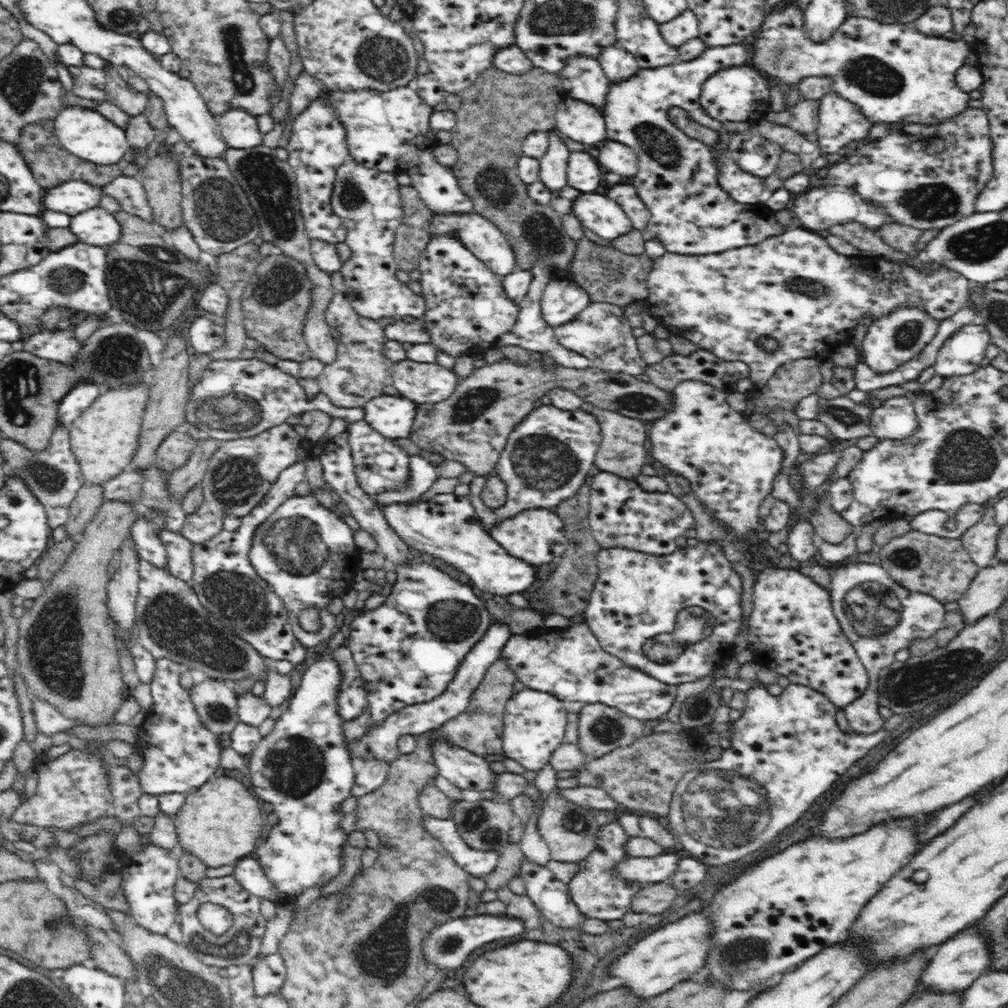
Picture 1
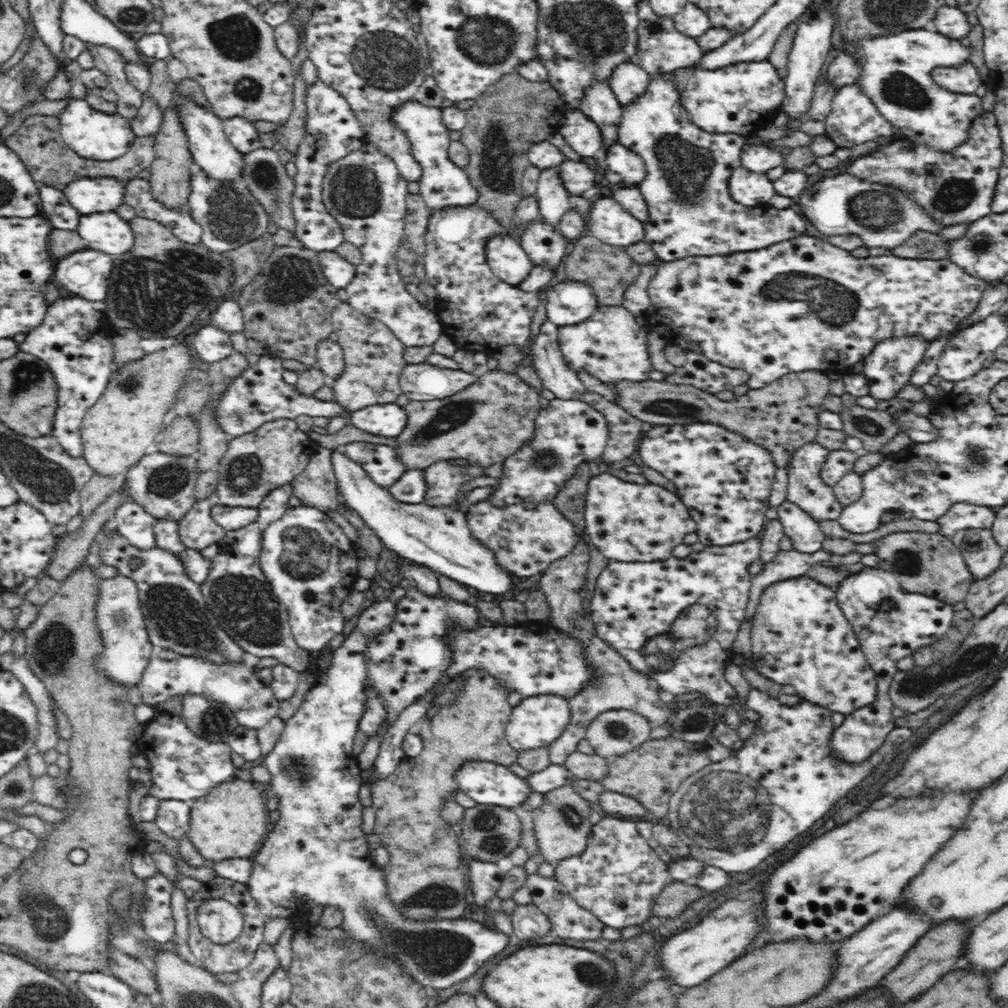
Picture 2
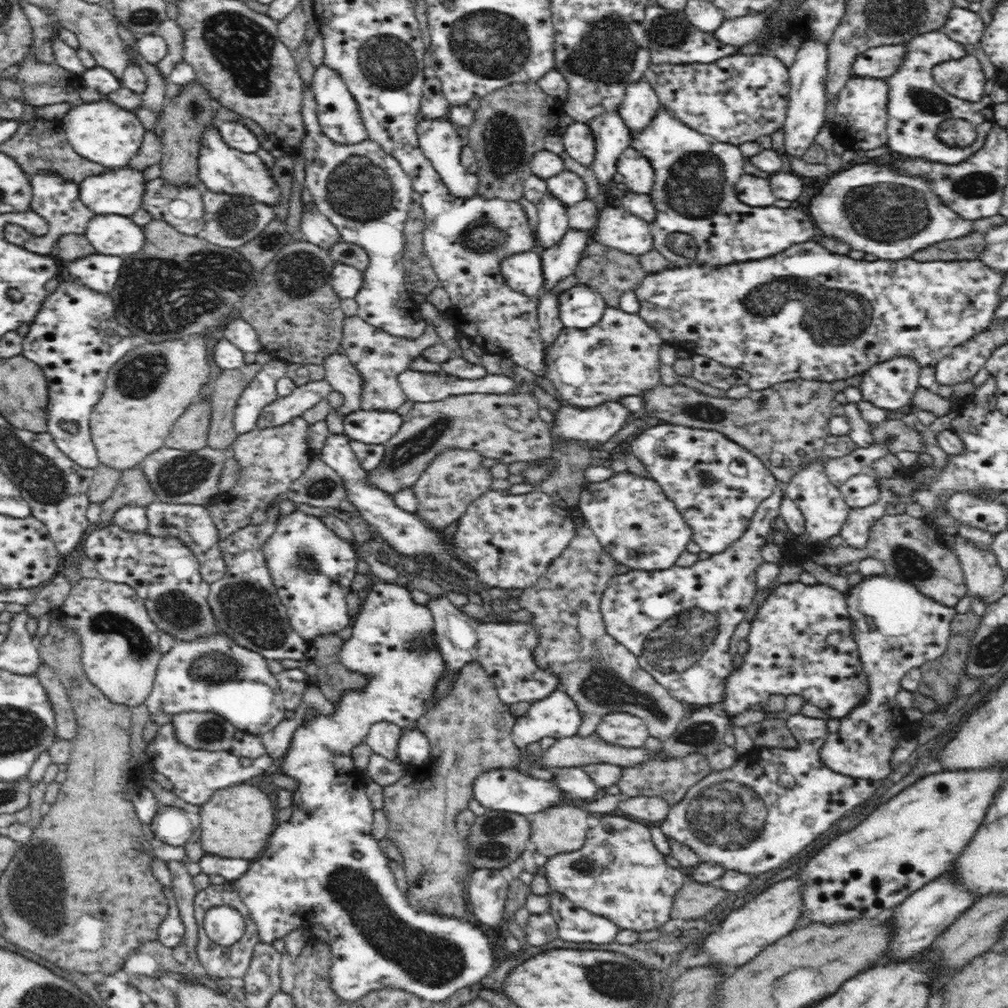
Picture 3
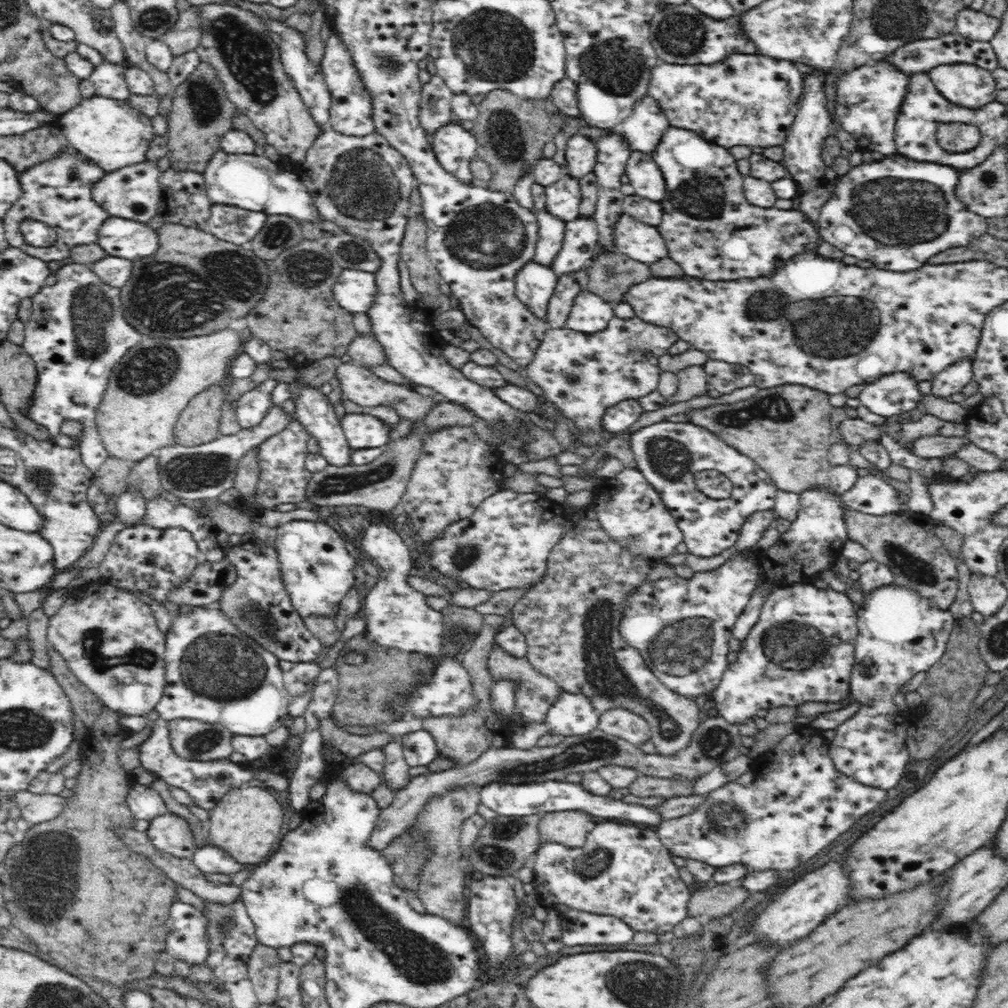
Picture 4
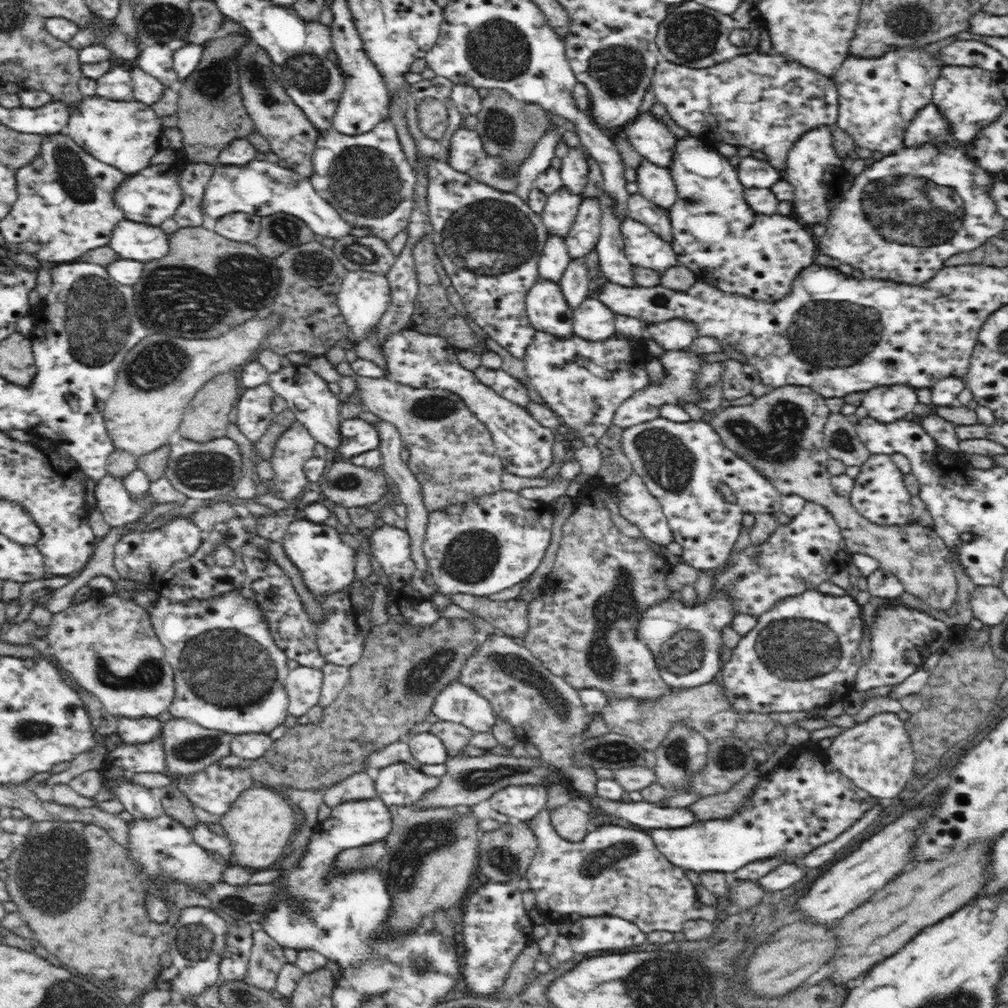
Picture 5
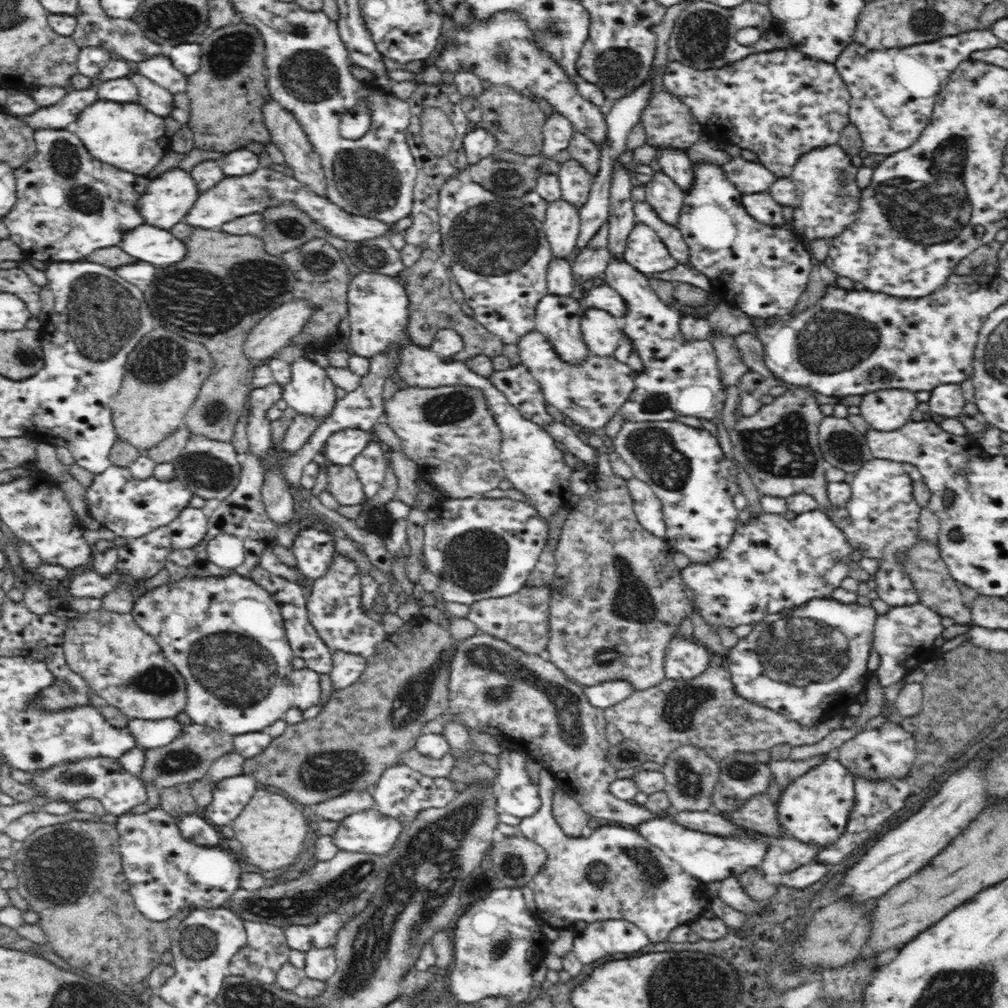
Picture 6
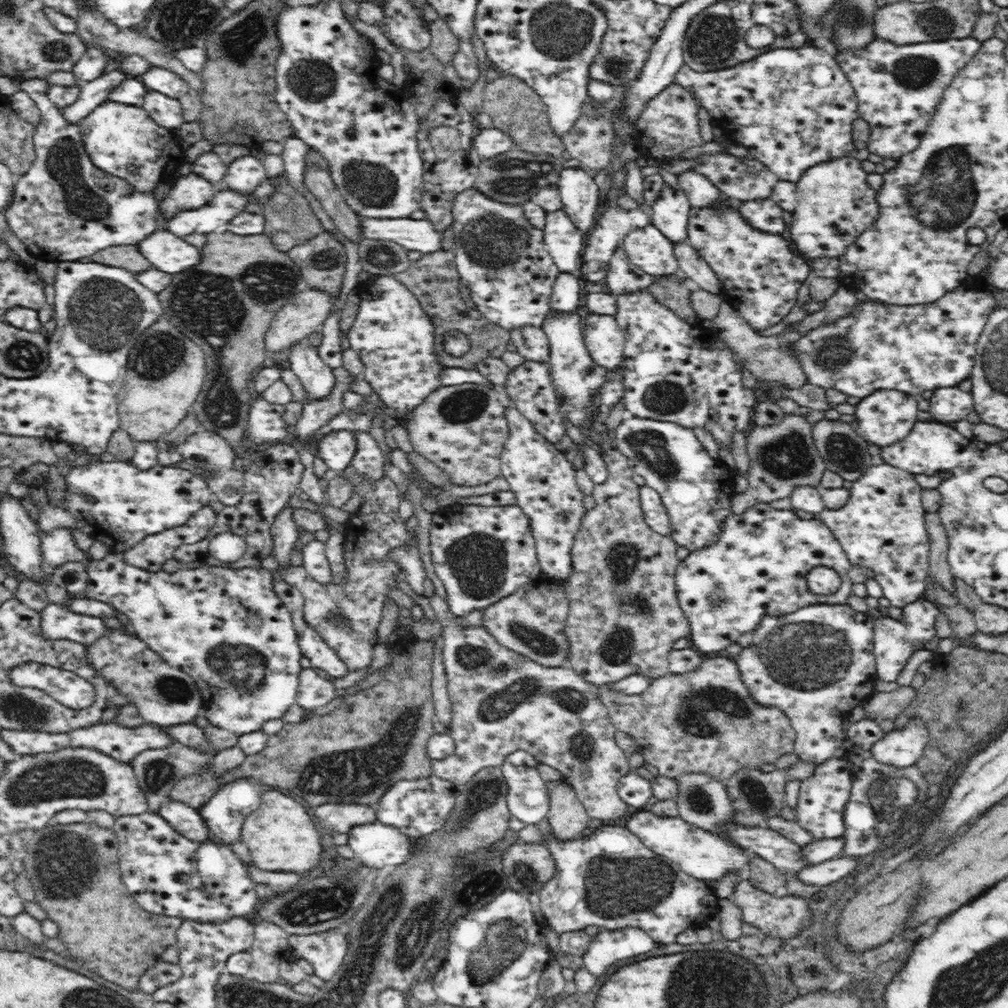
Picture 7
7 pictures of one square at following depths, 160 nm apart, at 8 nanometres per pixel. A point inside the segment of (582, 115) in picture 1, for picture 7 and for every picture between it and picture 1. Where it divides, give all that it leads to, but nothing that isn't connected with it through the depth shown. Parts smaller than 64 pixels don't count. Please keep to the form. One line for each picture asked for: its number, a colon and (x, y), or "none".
2: (583, 135)
3: (579, 142)
4: (581, 153)
5: (574, 172)
6: (575, 182)
7: (579, 193)

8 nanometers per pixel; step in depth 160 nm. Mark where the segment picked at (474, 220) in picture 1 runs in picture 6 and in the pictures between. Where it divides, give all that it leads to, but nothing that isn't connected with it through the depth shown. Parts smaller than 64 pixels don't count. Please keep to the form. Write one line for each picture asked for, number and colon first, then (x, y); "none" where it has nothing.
2: (508, 260)
3: (523, 273)
4: (535, 283)
5: (546, 308)
6: (558, 318)

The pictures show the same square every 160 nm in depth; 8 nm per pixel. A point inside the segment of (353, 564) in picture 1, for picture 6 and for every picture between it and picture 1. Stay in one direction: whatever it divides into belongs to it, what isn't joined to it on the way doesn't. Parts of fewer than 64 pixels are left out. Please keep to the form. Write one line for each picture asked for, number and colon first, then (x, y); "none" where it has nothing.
2: (307, 558)
3: (312, 567)
4: (317, 570)
5: (326, 563)
6: (314, 550)

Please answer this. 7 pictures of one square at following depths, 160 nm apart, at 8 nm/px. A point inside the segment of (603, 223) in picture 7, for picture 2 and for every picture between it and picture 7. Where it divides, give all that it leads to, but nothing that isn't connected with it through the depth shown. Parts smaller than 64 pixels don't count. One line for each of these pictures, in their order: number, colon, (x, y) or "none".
2: (546, 356)
3: (550, 325)
4: (566, 289)
5: (575, 285)
6: (587, 264)

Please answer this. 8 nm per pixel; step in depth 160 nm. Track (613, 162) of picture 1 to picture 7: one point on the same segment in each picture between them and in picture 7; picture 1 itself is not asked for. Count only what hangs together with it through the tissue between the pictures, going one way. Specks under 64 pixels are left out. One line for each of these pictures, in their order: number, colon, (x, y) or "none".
2: (630, 166)
3: (638, 174)
4: (645, 176)
5: (655, 183)
6: (667, 198)
7: (670, 213)

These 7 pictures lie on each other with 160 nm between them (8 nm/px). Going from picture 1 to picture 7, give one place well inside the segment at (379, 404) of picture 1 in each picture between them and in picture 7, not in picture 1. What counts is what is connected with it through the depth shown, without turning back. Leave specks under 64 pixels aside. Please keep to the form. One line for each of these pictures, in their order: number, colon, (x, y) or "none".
2: (388, 420)
3: (368, 427)
4: (363, 431)
5: (358, 436)
6: (342, 447)
7: (337, 449)

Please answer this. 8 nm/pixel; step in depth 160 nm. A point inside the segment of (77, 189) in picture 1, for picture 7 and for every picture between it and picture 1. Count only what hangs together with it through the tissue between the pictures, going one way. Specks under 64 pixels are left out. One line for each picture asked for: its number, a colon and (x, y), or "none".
2: (88, 195)
3: (121, 191)
4: (133, 192)
5: (151, 196)
6: (169, 197)
7: (190, 192)

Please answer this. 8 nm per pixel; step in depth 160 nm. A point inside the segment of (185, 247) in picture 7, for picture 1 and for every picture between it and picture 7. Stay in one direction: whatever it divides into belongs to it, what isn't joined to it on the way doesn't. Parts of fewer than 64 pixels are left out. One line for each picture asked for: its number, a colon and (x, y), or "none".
1: (97, 227)
2: (107, 232)
3: (113, 234)
4: (124, 238)
5: (135, 241)
6: (152, 244)

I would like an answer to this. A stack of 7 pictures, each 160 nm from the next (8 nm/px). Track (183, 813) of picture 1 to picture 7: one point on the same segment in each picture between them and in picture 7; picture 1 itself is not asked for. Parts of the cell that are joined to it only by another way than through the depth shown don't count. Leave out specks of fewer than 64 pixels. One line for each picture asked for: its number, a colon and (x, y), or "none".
2: (228, 822)
3: (236, 822)
4: (247, 824)
5: (258, 826)
6: (271, 830)
7: (286, 841)

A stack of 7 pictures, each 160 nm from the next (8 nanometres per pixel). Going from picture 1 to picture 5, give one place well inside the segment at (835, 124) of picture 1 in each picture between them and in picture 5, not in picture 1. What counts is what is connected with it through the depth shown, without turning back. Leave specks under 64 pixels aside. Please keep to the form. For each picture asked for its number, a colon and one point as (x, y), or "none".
2: (853, 119)
3: (860, 123)
4: (868, 99)
5: (878, 96)

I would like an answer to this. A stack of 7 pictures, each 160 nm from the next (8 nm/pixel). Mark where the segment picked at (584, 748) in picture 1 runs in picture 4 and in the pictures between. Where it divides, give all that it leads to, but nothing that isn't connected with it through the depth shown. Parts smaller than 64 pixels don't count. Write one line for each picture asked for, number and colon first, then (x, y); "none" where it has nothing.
2: (615, 732)
3: (621, 729)
4: (619, 722)

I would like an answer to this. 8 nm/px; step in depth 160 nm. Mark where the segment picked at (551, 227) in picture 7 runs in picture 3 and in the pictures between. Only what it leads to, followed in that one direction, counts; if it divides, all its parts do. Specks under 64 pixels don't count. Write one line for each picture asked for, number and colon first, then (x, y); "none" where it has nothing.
3: (569, 188)
4: (563, 199)
5: (561, 209)
6: (561, 225)

